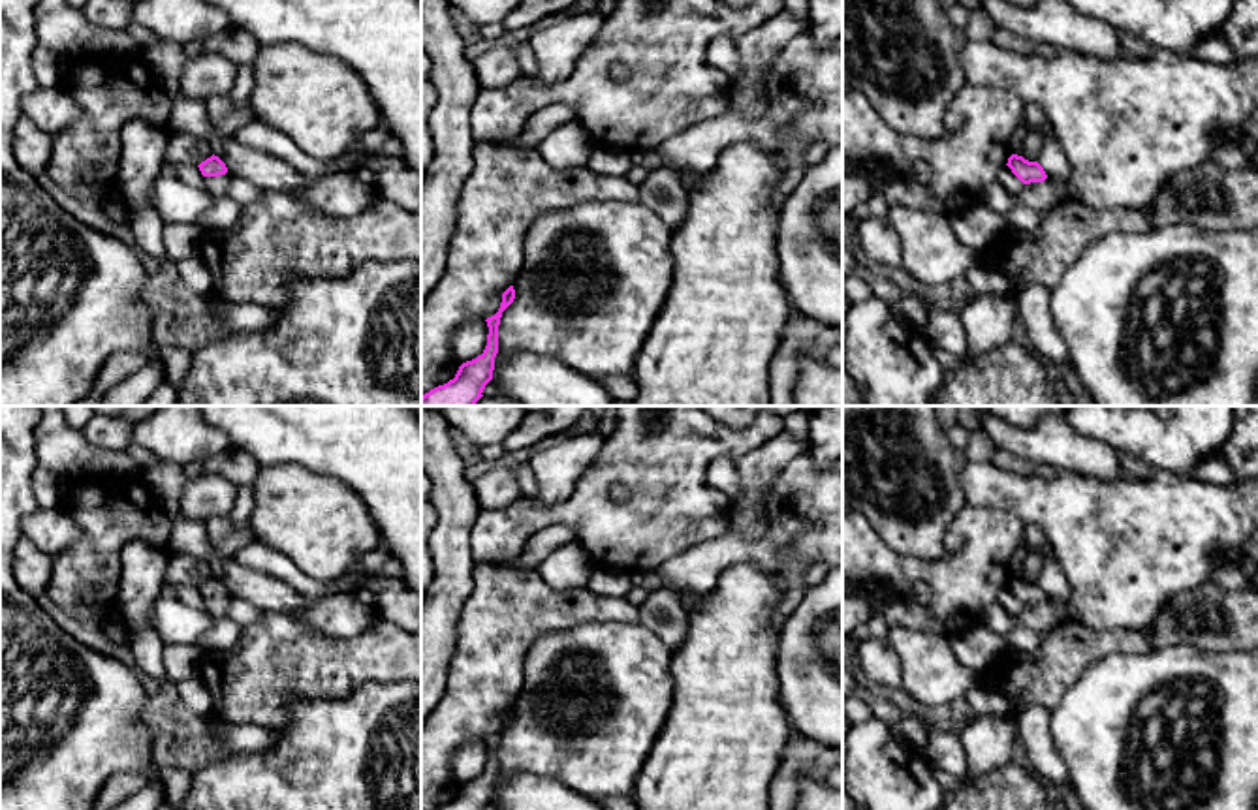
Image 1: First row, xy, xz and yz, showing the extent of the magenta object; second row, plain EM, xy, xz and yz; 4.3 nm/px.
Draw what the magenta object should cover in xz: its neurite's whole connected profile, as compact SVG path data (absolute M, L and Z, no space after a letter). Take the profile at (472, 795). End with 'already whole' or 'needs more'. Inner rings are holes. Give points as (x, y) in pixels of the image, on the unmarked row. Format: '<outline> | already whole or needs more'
M510 707L502 714L500 729L495 737L487 739L487 767L481 776L472 782L466 782L459 787L453 801L434 810L485 810L485 806L493 801L495 778L498 774L498 746L502 733L513 724L515 710Z | already whole

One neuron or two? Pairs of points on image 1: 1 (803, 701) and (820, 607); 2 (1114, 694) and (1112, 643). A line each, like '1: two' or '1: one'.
1: one
2: two

